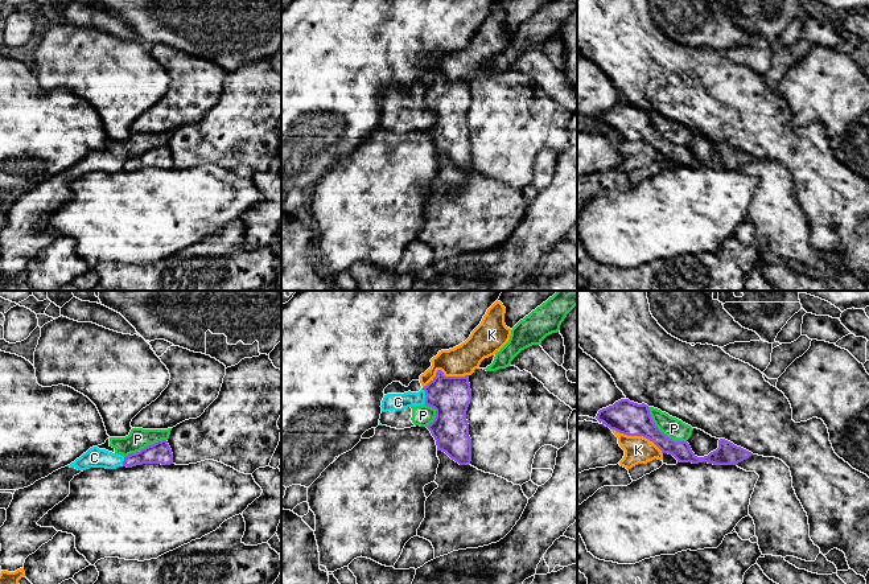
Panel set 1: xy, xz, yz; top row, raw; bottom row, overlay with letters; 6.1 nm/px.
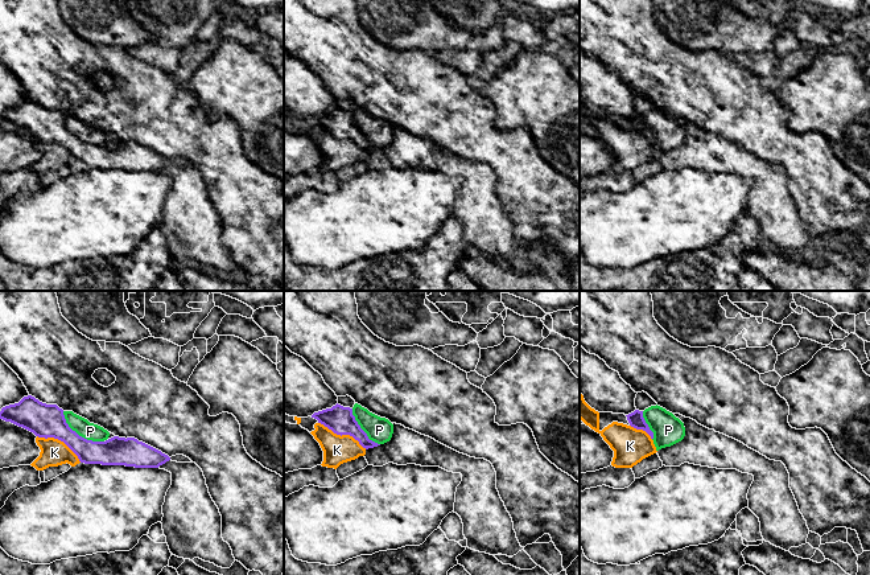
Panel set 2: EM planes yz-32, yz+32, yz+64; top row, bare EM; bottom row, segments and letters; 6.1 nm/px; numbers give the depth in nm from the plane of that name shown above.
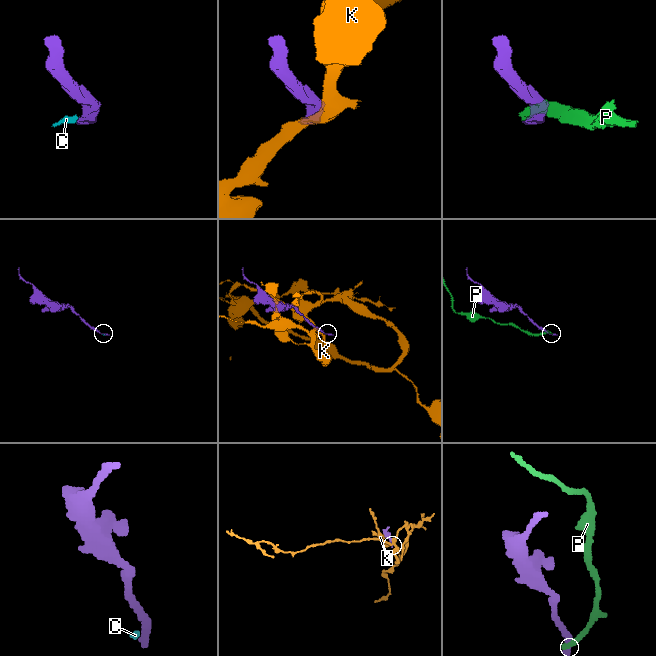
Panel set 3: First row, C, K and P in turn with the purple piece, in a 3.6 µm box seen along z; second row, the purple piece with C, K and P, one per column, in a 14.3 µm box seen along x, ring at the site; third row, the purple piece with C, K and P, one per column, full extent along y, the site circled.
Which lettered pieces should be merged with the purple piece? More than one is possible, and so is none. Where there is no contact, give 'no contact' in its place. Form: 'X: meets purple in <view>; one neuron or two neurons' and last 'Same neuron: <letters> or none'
C: meets purple in xz; two neurons
K: meets purple in xz; two neurons
P: meets purple in yz; two neurons
Same neuron: none

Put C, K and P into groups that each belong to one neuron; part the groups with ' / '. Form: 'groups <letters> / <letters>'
groups C P / K

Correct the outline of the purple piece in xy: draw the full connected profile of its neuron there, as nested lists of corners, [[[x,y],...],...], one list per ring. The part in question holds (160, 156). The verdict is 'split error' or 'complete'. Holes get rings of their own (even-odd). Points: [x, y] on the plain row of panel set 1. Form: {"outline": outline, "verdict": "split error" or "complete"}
{"outline": [[[166,144],[145,151],[140,156],[124,161],[123,170],[132,172],[143,168],[173,168],[173,157]]], "verdict": "complete"}

